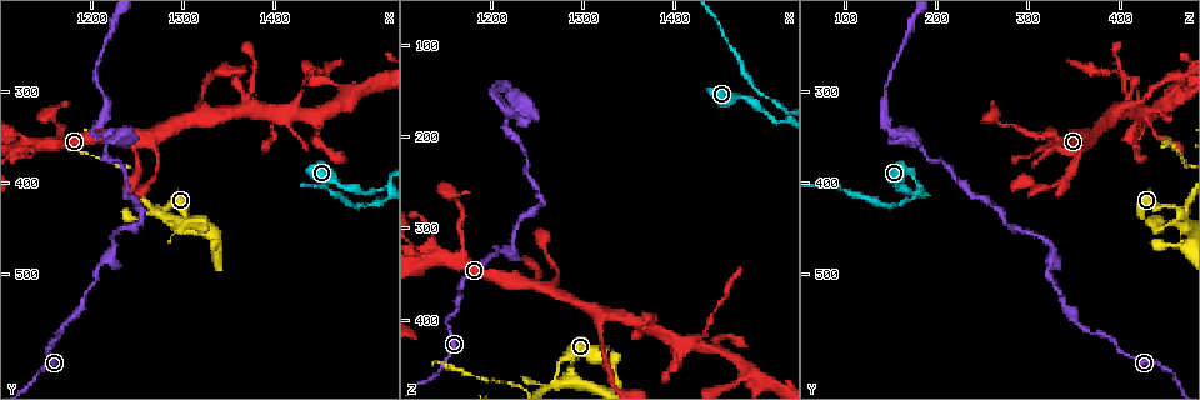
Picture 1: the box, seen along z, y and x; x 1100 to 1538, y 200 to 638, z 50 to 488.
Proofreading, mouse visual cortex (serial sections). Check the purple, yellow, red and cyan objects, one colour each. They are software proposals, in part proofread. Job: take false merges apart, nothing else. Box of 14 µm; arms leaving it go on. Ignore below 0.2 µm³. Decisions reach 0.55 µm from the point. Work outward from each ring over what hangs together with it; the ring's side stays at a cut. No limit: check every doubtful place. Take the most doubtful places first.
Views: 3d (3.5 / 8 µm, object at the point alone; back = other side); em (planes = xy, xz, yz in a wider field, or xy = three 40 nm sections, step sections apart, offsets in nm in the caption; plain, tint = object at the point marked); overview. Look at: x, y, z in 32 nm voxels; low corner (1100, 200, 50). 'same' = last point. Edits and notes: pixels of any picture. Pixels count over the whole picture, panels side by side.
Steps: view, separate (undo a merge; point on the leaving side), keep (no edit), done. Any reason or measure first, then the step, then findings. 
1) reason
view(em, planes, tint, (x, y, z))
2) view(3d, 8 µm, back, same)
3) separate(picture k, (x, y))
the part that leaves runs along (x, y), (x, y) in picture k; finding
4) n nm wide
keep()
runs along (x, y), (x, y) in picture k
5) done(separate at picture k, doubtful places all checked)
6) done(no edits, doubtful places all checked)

sharp bend
view(3d, 8 µm, (1520, 405, 185))

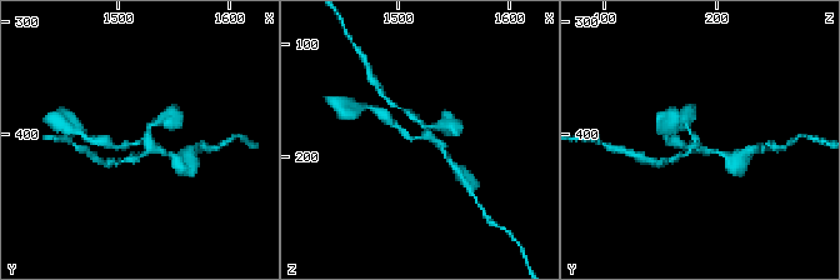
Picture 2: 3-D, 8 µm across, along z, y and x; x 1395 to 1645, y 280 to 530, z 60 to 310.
zoom in
view(3d, 3.5 µm, (1518, 406, 182))

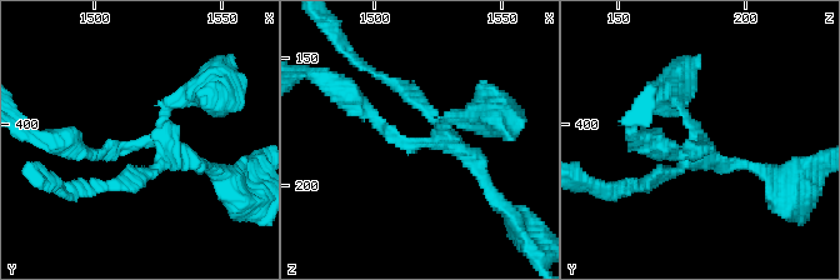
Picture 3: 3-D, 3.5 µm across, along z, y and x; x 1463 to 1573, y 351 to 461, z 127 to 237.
view(em, planes, tint, (1518, 408, 183))

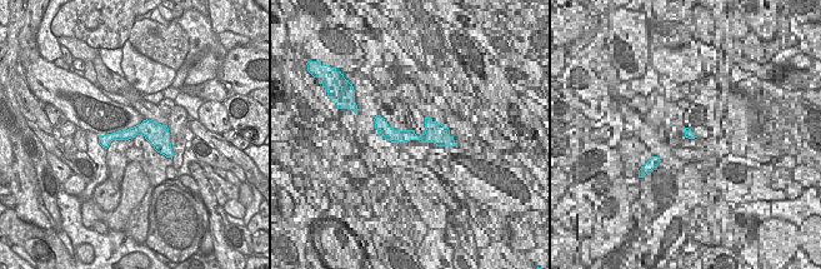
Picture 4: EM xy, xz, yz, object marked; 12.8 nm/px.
keep()
runs along (354, 101), (408, 143), (441, 139), (415, 104) in picture 3; one cell here

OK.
sharp bend
view(3d, 3.5 µm, (1225, 470, 330))

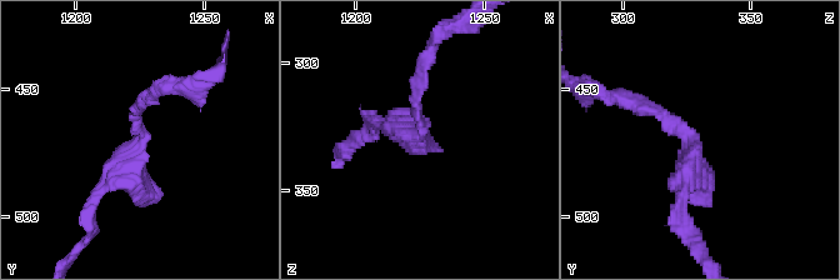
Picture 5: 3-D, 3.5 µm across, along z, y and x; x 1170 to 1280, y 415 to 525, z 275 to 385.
now the EM
view(em, planes, tint, (1226, 473, 326))

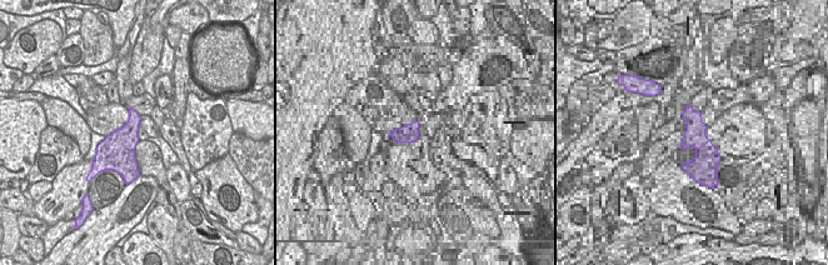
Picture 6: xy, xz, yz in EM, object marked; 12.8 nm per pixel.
360 nm wide
keep()
runs along (90, 206), (129, 169), (140, 103) in picture 5; all the same cell

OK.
thin neck
view(3d, 3.5 µm, (1220, 345, 175))

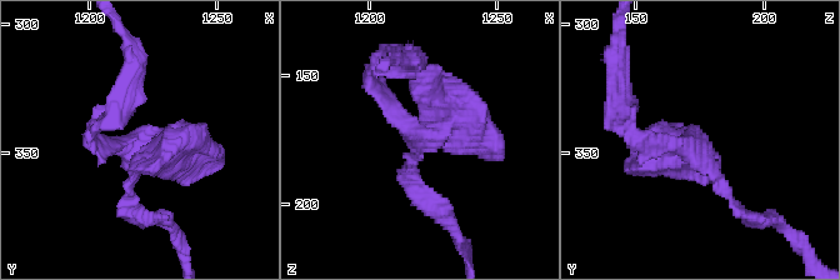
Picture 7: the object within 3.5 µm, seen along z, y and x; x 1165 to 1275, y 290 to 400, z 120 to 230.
now the EM
view(em, xy, step 3, tint, (1217, 349, 171))

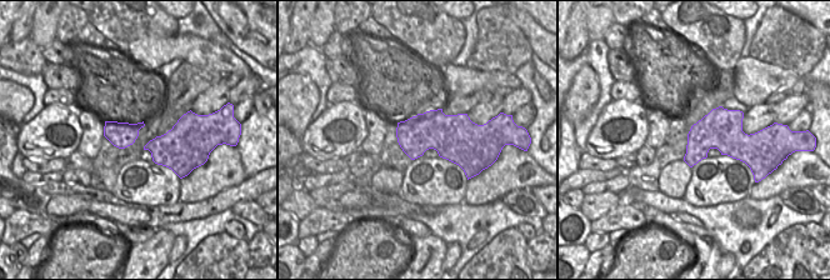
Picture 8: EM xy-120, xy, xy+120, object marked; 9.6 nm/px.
keep()
runs along (134, 211), (134, 150), (206, 158) in picture 7; one cell here

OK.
sharp bend
view(3d, 8 µm, (1270, 430, 465))

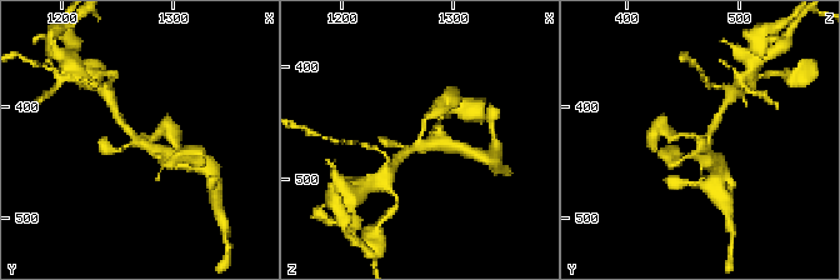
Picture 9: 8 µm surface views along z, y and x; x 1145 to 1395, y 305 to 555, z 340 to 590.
zoom in
view(3d, 3.5 µm, (1270, 430, 466))

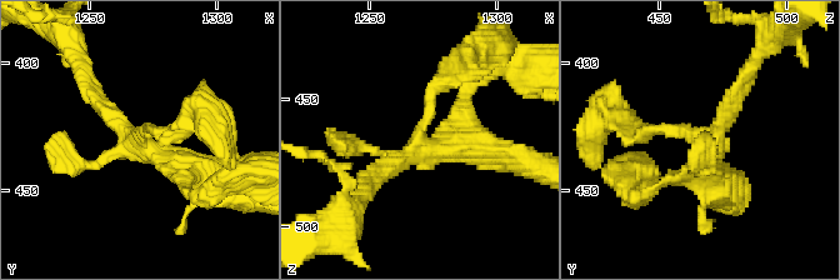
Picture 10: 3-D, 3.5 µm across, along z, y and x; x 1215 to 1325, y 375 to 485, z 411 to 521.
need the tissue
view(em, xy, step 2, tint, (1271, 431, 466))

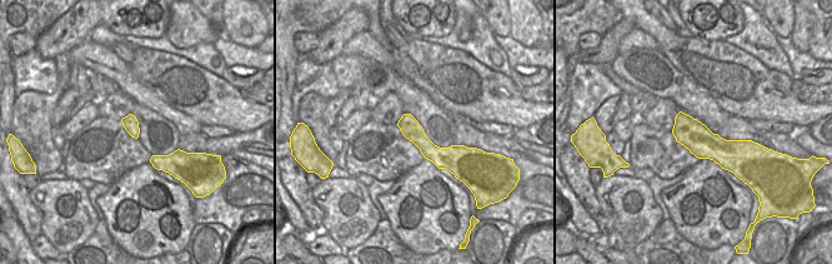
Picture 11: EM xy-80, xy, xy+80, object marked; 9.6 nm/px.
keep()
runs along (638, 133), (699, 136), (711, 183) in picture 10; continuous, no second cell

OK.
thin neck
view(3d, 3.5 µm, (1200, 340, 150))

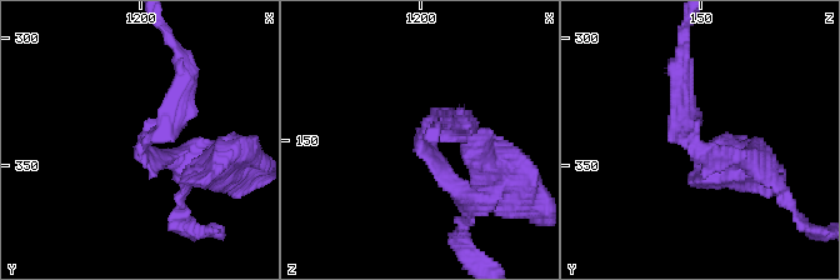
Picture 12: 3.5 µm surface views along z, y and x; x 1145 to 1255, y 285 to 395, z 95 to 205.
now the EM
view(em, xy, step 5, tint, (1201, 341, 147))

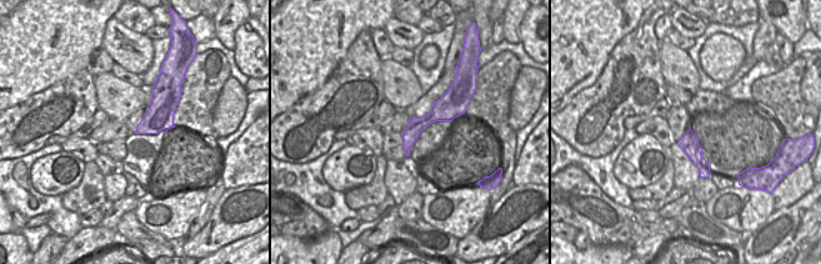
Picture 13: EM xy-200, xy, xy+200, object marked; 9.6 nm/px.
160 nm wide
keep()
runs along (753, 159), (679, 136), (681, 83) in picture 12; continuous, no second cell

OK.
done(no edits, doubtful places all checked)

